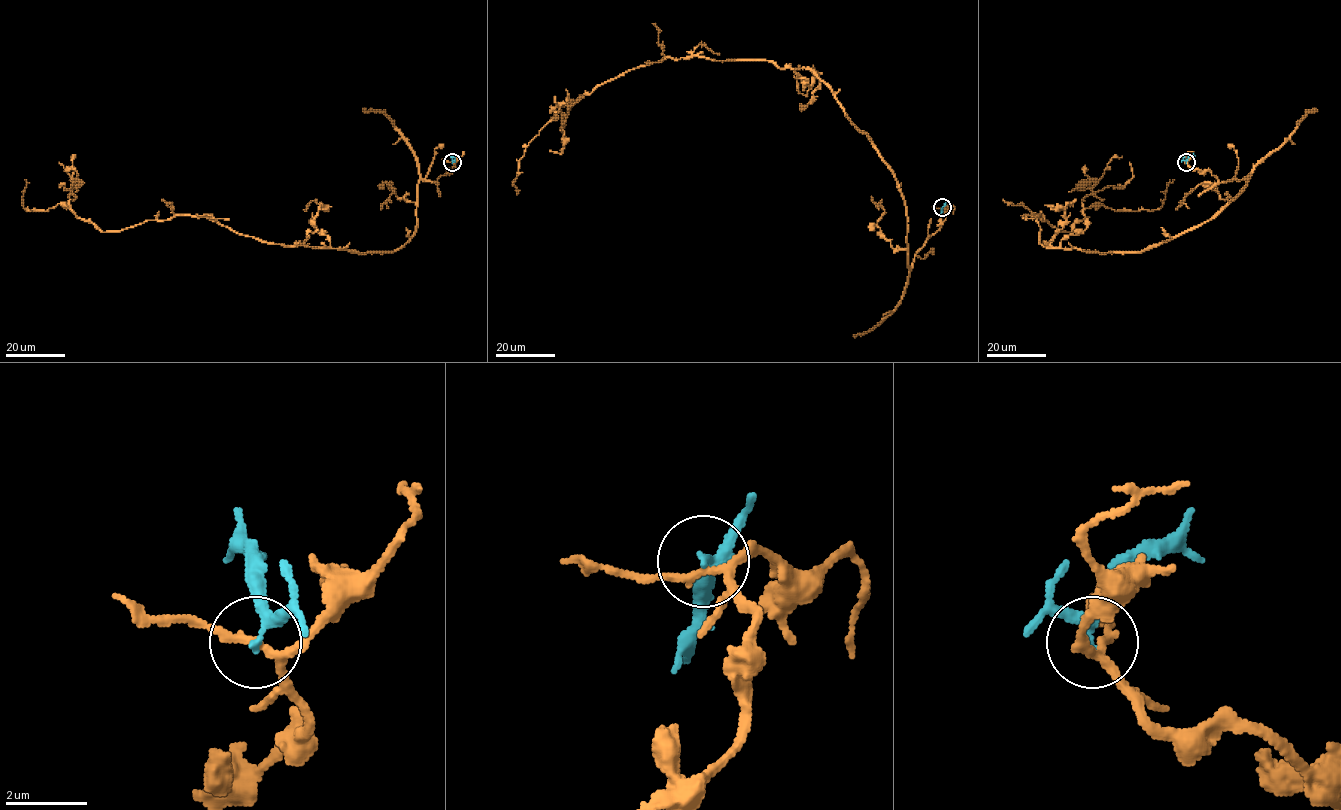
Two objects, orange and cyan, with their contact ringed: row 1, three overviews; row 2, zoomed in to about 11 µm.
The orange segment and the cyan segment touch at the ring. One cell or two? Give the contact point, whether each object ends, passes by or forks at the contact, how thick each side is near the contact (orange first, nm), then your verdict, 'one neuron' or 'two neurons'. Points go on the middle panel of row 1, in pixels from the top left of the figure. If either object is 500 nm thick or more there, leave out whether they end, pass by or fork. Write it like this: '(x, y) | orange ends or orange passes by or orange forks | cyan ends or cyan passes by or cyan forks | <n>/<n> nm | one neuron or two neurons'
(942, 207) | orange forks | cyan passes by | 170/220 nm | two neurons

